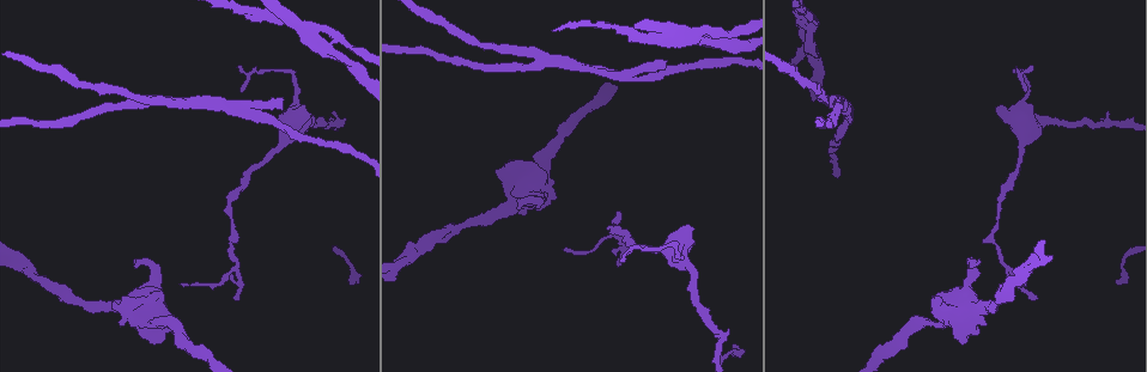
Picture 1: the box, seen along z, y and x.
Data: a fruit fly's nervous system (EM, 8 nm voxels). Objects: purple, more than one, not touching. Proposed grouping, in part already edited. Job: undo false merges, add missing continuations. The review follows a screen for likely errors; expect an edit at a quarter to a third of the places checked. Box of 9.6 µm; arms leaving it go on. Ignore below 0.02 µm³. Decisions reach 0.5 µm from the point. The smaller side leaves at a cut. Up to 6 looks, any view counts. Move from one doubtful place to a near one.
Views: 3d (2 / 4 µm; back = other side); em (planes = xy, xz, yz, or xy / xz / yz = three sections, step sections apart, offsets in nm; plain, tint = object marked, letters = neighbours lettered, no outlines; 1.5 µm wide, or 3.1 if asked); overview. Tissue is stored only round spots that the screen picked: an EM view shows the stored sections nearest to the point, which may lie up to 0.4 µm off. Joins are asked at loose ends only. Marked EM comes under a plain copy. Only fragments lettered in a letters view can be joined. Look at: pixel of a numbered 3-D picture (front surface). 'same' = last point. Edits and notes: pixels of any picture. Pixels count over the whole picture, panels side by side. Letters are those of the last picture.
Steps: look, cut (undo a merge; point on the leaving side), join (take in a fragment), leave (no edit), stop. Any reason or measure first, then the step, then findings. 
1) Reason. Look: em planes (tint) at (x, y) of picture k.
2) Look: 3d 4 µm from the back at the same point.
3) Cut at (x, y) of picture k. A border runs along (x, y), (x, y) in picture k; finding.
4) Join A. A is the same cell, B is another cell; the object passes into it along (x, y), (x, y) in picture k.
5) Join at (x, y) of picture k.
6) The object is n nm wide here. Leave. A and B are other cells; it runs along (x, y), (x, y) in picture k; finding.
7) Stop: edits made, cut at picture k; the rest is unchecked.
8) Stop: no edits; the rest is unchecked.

Tapers out. Look: em yz step 4 (letters) at (232, 275) of picture 1.

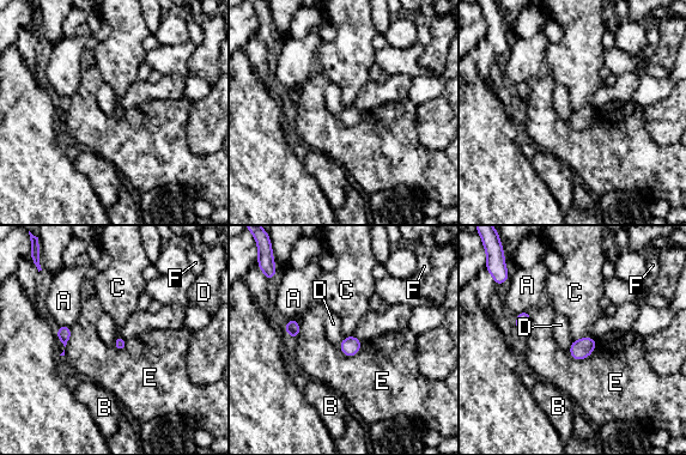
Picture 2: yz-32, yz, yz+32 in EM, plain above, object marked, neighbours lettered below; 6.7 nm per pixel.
Another direction. Look: em xy step 4 (letters) at the same point.

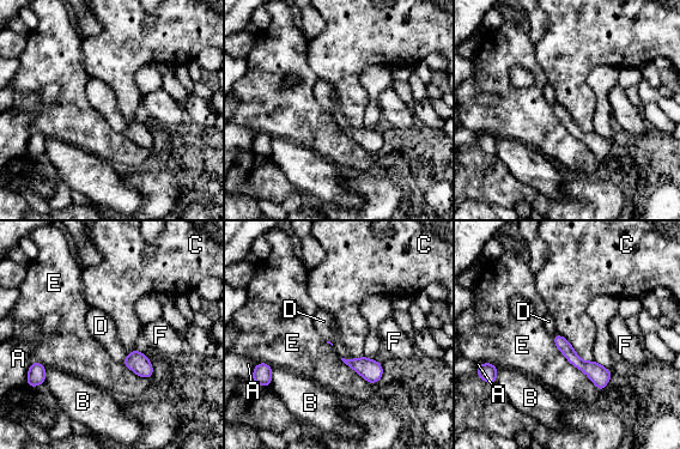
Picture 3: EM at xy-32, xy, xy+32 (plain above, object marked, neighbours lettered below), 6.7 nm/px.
Leave. A, B, C, D, E and F are other cells; no lettered fragment goes on from it.

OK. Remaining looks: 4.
Two arms in line, one across. Look: em yz step 8 (letters) at (846, 109) of picture 1.

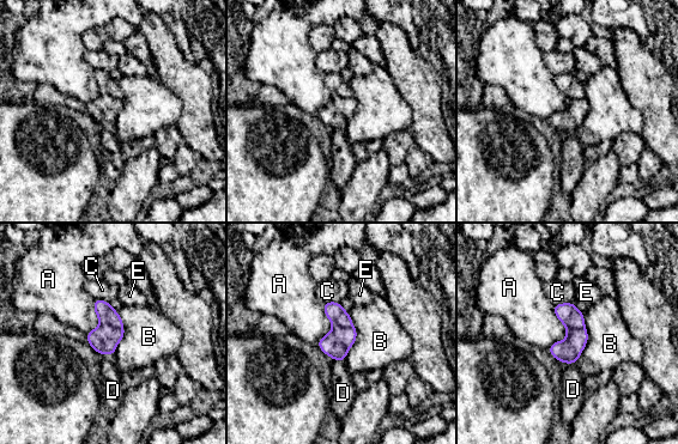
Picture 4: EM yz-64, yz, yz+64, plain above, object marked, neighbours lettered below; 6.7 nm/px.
Cut at (107, 316) of picture 4. A, B, C, D and E are other cells; a border runs along (102, 324), (121, 328) in picture 4; two cells meet here.

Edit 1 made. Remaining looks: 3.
Look: overview.

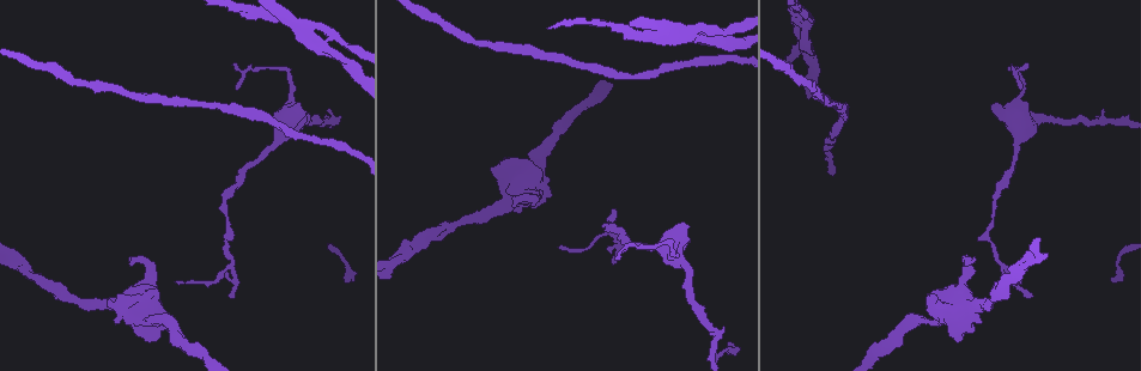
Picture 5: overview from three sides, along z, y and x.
Sharp bend. Look: em planes (tint) at (268, 7) of picture 5.

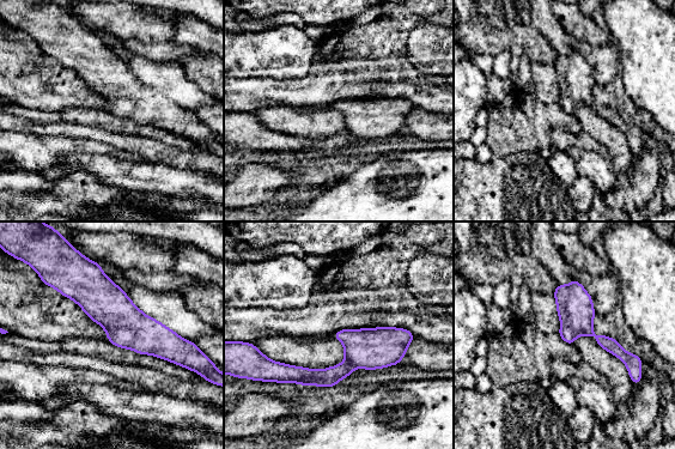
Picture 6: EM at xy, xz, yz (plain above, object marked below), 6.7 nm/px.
What lies round it. Look: em planes (letters) at the same point.

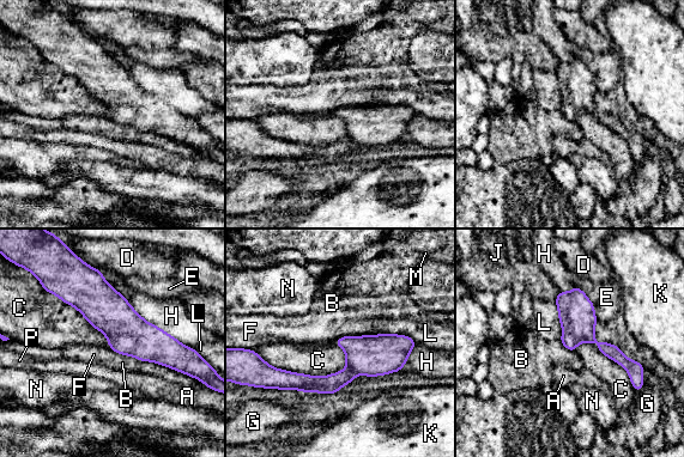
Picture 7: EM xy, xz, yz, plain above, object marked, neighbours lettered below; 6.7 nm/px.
Cut at (327, 384) of picture 7. A, B, C, D, E, F, G, H, J, K, L, M, N and P are other cells; a border runs along (346, 367), (356, 375) in picture 7; two cells meet here.

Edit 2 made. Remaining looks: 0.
Stop: edits made, cut at picture 4, cut at picture 7; the rest is unchecked.

